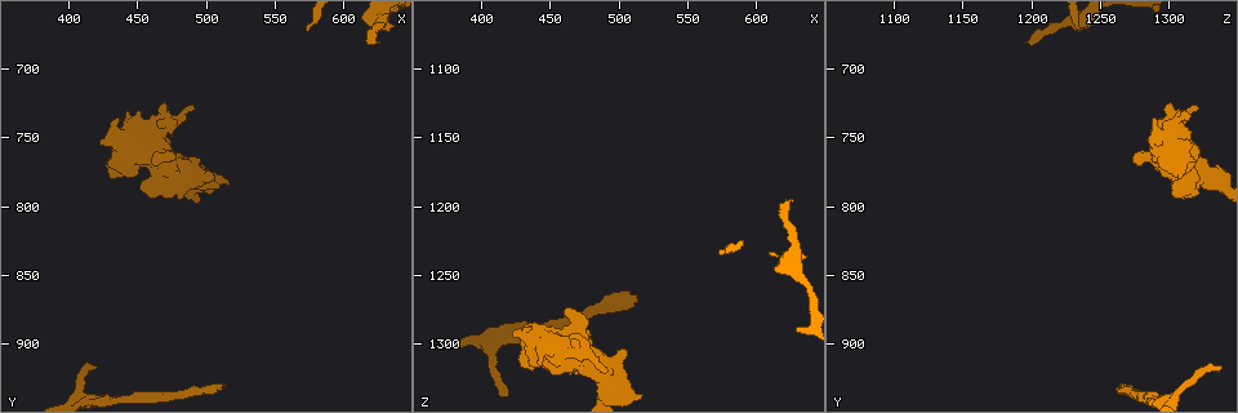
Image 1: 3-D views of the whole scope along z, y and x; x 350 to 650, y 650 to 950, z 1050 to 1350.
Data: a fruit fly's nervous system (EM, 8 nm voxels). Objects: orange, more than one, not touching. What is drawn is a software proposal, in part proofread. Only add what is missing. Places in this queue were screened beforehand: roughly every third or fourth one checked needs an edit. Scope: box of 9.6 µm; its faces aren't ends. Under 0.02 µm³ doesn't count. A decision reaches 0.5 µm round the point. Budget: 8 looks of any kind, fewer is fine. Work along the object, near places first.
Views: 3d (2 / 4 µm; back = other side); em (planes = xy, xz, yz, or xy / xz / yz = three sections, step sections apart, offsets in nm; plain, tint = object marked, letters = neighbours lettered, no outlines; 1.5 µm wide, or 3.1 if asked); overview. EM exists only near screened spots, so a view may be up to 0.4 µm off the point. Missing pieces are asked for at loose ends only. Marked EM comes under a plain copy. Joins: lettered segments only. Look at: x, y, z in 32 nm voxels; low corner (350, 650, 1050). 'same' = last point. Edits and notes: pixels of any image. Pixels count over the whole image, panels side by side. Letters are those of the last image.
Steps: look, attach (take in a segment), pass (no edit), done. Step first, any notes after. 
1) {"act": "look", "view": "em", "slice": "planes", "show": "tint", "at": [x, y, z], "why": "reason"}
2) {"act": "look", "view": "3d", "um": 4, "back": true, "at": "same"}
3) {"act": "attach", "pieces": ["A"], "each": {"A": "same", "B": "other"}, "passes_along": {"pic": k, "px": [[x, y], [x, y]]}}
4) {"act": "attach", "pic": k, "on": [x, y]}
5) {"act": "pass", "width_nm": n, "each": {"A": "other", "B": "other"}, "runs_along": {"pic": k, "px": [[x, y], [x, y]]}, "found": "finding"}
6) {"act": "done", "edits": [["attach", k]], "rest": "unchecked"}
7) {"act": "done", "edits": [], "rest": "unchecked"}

{"act": "look", "view": "em", "slice": "planes", "show": "letters", "at": [626, 680, 1198], "why": "thin end"}

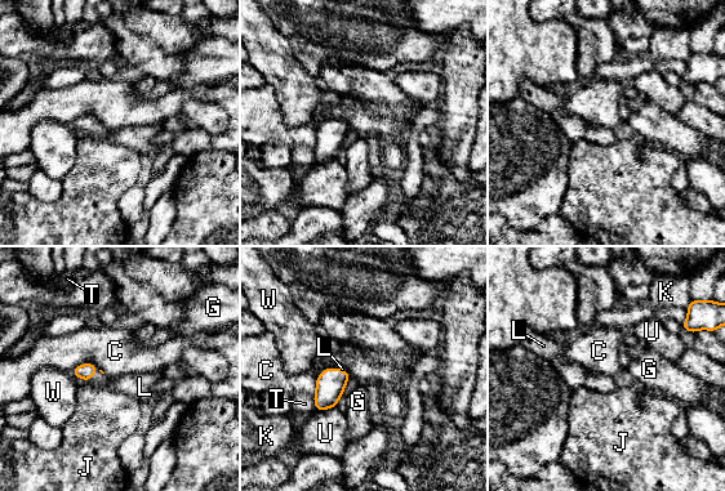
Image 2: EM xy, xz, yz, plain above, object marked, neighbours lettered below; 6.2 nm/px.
{"act": "attach", "pieces": ["L"], "each": {"C": "other", "G": "other", "J": "other", "K": "other", "L": "same", "T": "other", "U": "other", "W": "other"}, "passes_along": {"pic": 2, "px": [[85, 371], [94, 370], [132, 384]]}, "found": "the cell continues"}

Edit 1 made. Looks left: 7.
{"act": "look", "view": "overview"}

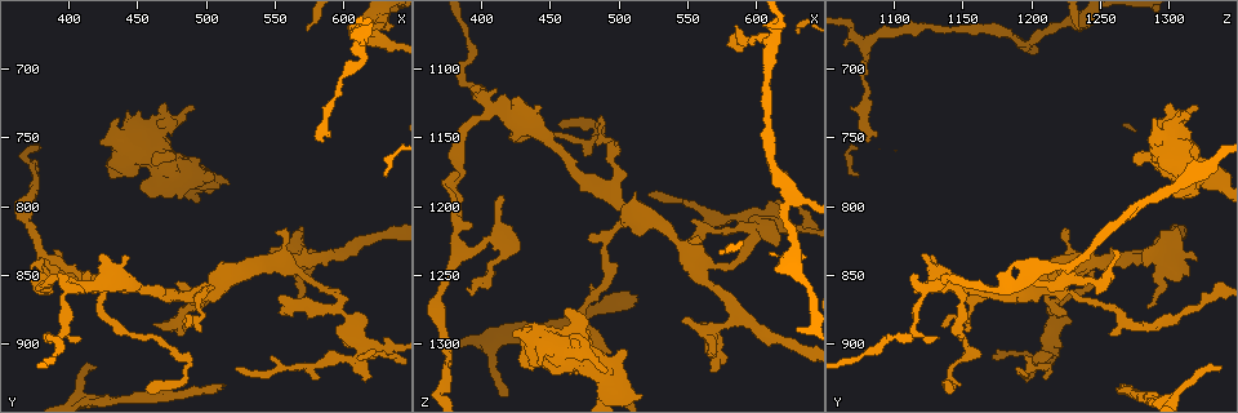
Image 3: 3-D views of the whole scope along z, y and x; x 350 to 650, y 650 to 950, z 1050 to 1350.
{"act": "look", "view": "em", "slice": "planes", "show": "letters", "at": [588, 750, 1088], "why": "thin end"}

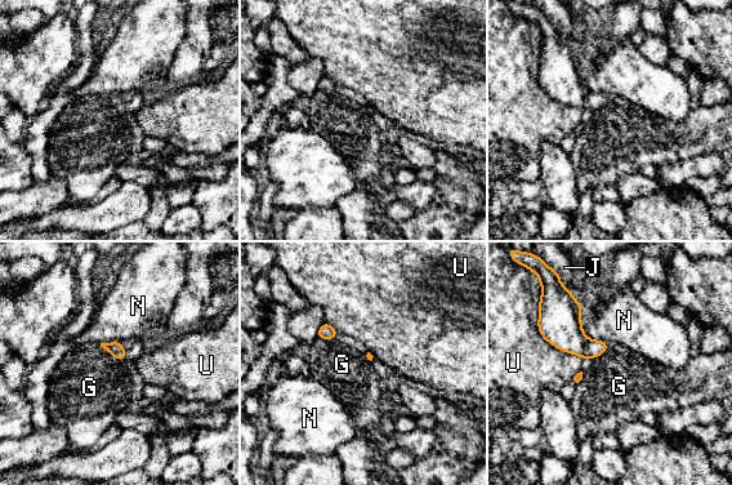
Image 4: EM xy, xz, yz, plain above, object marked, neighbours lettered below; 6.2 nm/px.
{"act": "pass", "each": {"G": "other", "J": "other", "N": "other", "U": "other"}, "border": {"pic": 4, "px": [[608, 345], [602, 354], [587, 360]]}, "found": "none of them fits"}

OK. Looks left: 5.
{"act": "look", "view": "em", "slice": "yz", "step": 8, "show": "tint", "at": [492, 730, 1318], "why": "free end"}

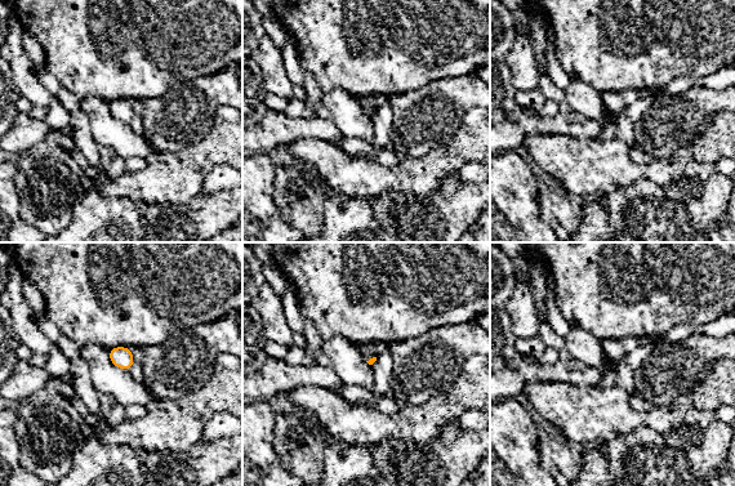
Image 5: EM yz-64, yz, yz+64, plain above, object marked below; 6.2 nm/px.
{"act": "look", "view": "em", "slice": "planes", "show": "letters", "at": "same", "why": "another direction"}

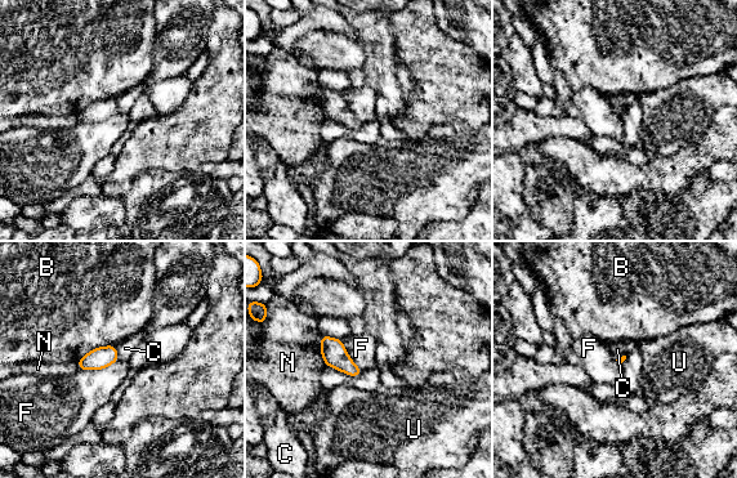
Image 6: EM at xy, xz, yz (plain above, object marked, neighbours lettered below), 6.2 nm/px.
{"act": "pass", "each": {"B": "other", "C": "other", "F": "other", "N": "other", "U": "other"}, "border": {"pic": 6, "px": [[119, 360], [102, 369], [79, 369]]}, "found": "no lettered segment goes on from it"}

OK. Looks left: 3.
{"act": "done", "edits": [["attach", 2]], "rest": "unchecked"}

